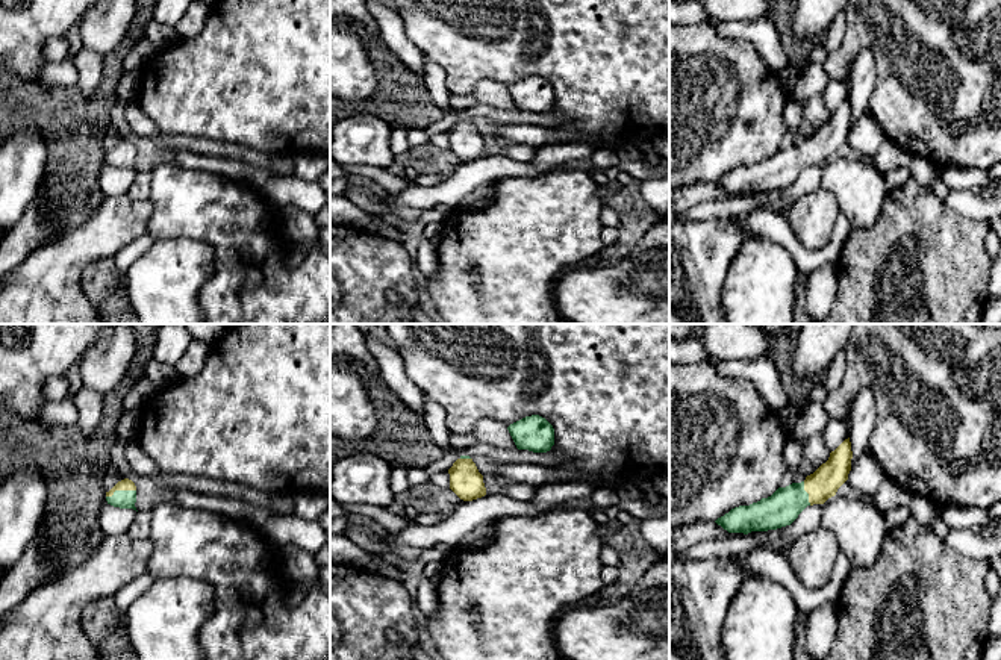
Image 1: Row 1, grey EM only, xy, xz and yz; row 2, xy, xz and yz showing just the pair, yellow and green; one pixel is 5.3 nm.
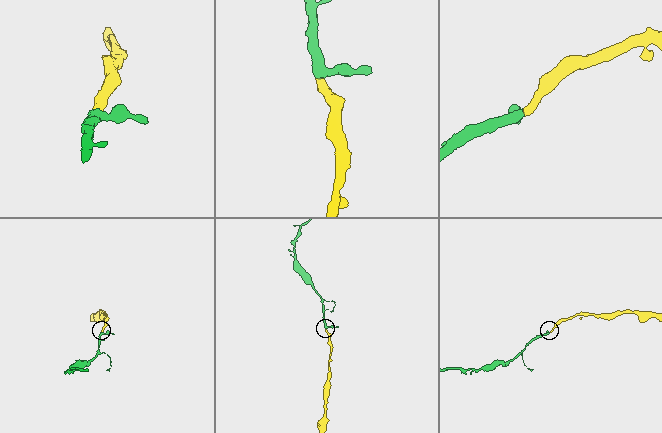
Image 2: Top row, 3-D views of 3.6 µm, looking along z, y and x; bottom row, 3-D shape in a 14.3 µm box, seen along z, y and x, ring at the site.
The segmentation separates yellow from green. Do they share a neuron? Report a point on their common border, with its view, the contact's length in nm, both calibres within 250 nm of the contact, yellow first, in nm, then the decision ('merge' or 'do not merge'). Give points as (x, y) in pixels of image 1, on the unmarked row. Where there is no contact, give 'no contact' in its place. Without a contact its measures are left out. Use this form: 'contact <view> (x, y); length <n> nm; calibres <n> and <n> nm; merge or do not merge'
contact xy (120, 150); length 170 nm; calibres 60 and 100 nm; merge

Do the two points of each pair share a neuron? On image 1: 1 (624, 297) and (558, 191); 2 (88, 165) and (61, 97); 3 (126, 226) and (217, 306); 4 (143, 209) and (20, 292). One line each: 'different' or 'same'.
1: different
2: same
3: different
4: same

